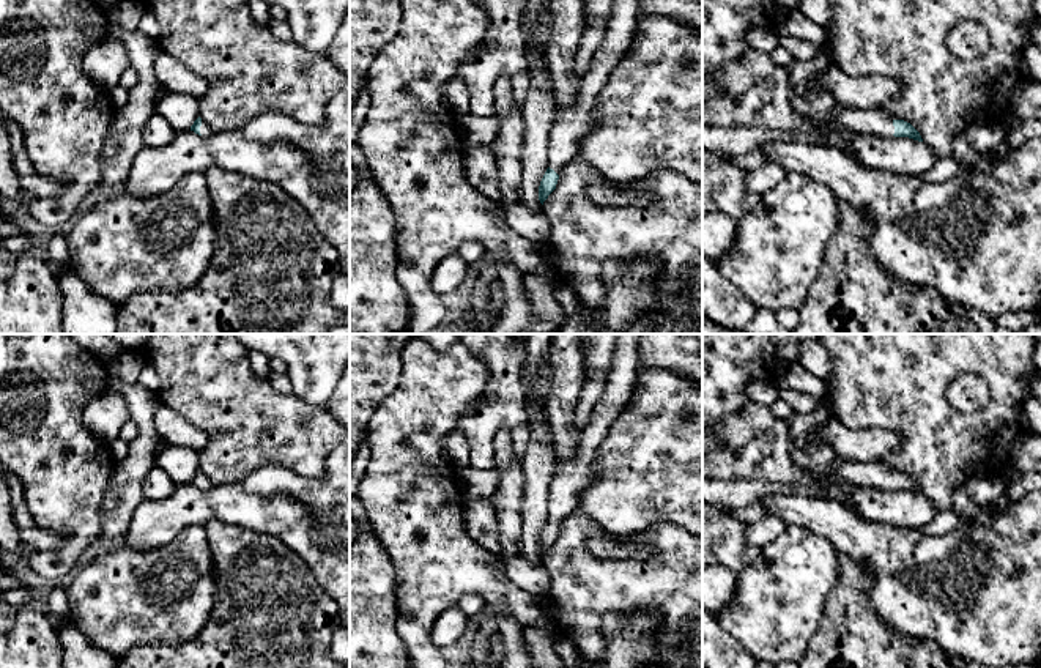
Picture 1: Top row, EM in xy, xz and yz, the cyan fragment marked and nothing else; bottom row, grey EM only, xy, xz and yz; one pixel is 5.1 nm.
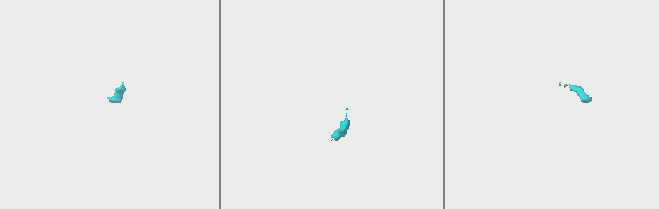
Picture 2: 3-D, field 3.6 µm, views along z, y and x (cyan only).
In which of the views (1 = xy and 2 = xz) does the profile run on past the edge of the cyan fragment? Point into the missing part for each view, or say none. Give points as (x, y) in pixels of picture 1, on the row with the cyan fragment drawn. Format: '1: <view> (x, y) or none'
1: xy (205, 129)
2: xz (572, 123)

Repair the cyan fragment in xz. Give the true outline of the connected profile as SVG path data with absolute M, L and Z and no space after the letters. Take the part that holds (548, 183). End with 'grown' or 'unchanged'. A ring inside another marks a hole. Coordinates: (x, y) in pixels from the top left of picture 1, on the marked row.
M614 0L602 46L594 54L589 69L581 76L575 102L556 109L550 132L548 169L539 186L539 200L543 202L556 189L564 165L580 154L580 142L598 123L598 98L619 63L638 24L636 0Z | grown

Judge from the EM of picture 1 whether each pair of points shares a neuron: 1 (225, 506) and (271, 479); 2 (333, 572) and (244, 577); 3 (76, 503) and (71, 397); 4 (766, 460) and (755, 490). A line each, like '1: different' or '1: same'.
1: different
2: different
3: same
4: different

